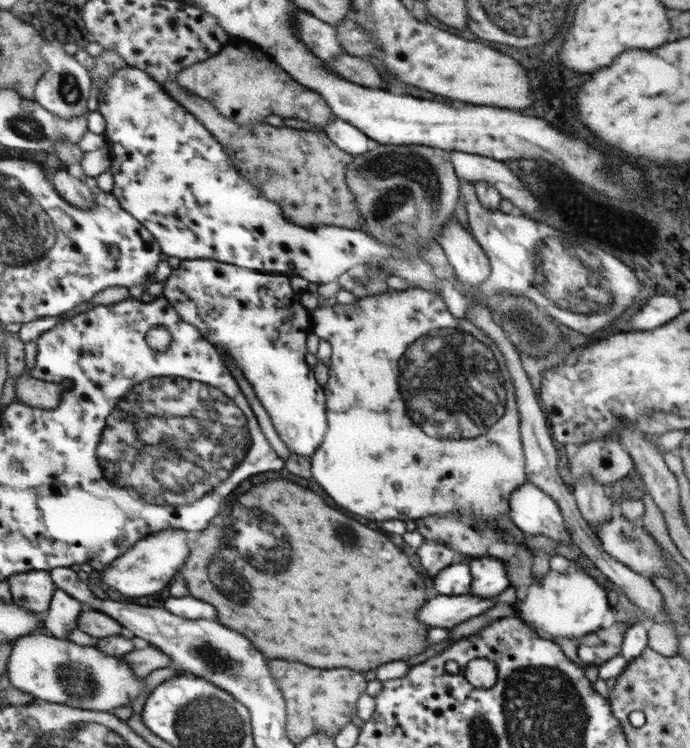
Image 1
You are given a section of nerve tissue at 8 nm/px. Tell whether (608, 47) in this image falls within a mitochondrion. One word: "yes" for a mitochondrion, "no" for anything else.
no

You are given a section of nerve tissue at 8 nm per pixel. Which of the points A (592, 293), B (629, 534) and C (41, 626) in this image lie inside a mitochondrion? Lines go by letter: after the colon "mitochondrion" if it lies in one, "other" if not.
A: mitochondrion
B: mitochondrion
C: other

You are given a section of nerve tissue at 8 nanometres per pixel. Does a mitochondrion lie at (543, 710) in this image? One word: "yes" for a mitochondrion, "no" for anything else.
yes

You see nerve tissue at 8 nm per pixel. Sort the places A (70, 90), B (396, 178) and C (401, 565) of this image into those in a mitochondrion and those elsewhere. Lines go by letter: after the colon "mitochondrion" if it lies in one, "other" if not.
A: mitochondrion
B: mitochondrion
C: other

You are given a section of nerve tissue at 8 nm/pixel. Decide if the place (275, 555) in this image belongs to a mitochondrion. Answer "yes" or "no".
yes

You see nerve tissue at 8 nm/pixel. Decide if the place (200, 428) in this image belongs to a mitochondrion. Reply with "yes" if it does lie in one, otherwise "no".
yes

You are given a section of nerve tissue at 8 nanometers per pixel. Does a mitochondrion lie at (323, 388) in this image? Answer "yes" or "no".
no

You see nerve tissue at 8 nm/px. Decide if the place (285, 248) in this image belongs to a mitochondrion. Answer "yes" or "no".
no

